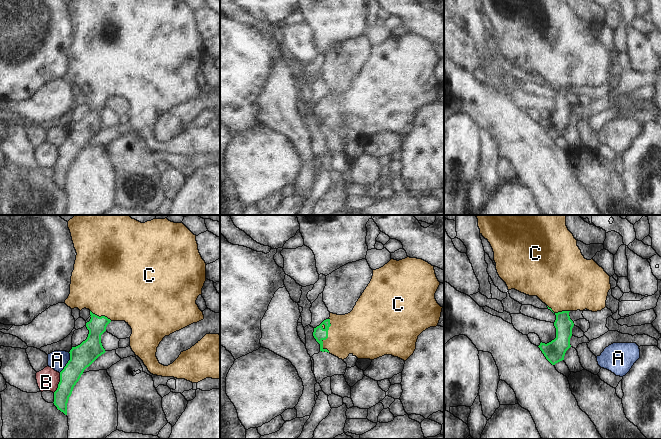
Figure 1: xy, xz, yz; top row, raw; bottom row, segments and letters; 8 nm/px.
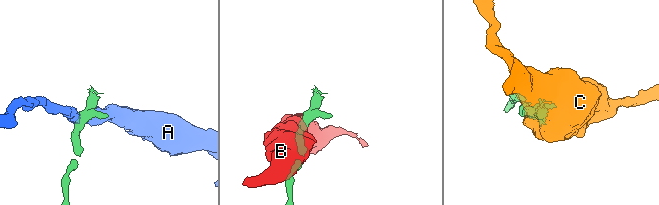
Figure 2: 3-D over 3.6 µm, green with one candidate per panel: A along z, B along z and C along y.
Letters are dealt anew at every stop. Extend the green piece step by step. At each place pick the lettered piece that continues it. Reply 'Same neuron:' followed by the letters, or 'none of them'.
Same neuron: C.

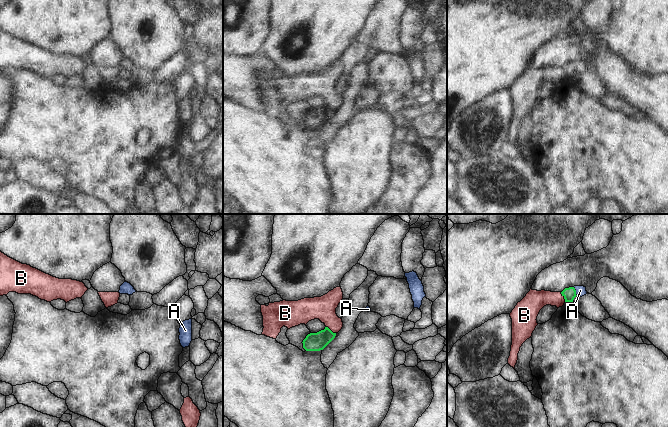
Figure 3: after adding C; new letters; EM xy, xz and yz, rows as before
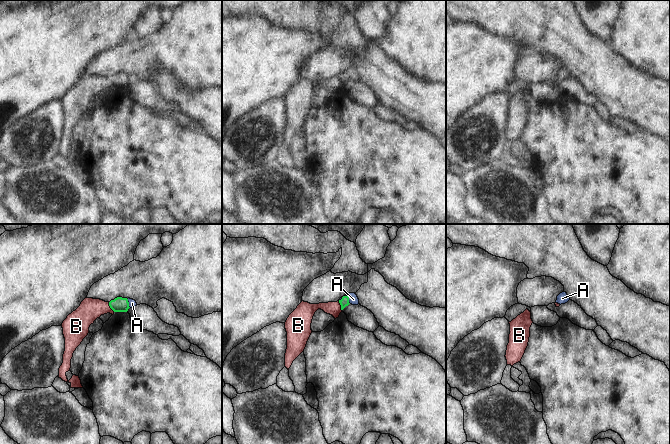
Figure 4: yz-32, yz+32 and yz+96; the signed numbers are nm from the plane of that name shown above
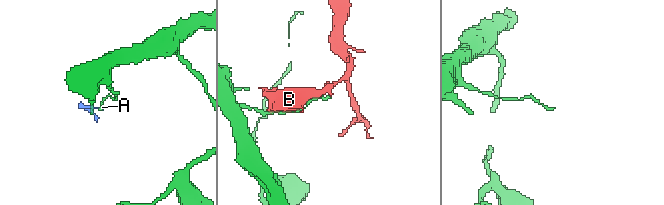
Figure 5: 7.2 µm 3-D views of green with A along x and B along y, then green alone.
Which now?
Same neuron: A.

